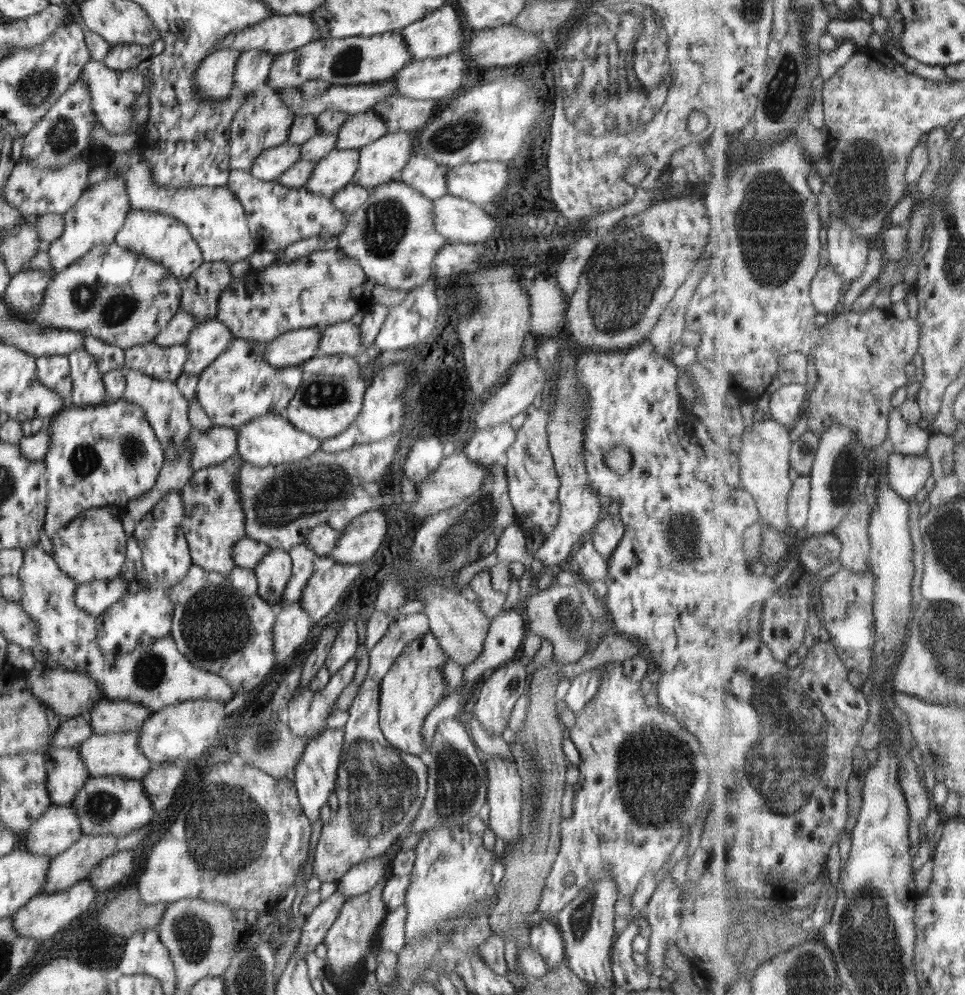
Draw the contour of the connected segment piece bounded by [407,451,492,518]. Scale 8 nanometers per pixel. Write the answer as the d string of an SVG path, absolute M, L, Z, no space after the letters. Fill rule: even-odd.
M464 451L459 454L452 454L449 457L443 457L439 469L433 472L423 482L416 482L418 490L418 500L414 506L407 511L412 517L429 517L431 514L448 510L452 506L458 506L464 502L471 494L474 494L478 488L485 485L491 472L490 467L483 467L474 461L471 461Z

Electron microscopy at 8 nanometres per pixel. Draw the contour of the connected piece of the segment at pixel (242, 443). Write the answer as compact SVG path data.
M283 414L260 416L245 422L244 426L238 426L237 432L237 454L242 460L251 465L266 467L270 465L292 464L301 462L321 450L321 440L298 430Z

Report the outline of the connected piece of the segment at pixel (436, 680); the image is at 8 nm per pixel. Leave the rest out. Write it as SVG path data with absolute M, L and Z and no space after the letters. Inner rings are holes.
M429 630L399 654L381 680L379 726L385 740L395 749L400 749L407 759L412 755L416 757L426 755L422 728L430 711L446 696L447 682L442 675L446 660L447 655Z

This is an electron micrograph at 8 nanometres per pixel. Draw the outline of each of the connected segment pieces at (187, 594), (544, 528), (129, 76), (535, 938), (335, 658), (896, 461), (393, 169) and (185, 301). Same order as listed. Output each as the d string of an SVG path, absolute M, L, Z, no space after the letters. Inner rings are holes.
M197 564L190 565L184 578L181 578L174 587L170 587L167 595L175 605L170 634L186 660L192 661L194 666L224 677L233 694L253 691L268 676L275 665L273 626L277 612L273 605L264 602L258 594L254 596L240 594L224 574L204 570Z
M532 403L524 411L527 412L527 417L517 430L515 441L506 451L506 459L503 461L509 499L514 507L516 524L520 526L522 533L525 536L542 533L547 538L556 529L557 522L560 520L558 491L561 482L549 449L546 430L548 414L541 410L537 411Z
M91 58L81 70L81 78L78 82L84 83L89 90L95 116L101 122L106 132L110 134L126 134L131 130L133 104L136 102L139 94L142 94L145 90L141 72L111 69L103 62Z
M545 917L541 923L531 927L530 945L546 959L551 970L566 960L561 931L551 918Z
M349 619L338 630L336 640L327 654L325 665L330 675L336 674L354 656L356 646L358 646L356 623Z
M895 452L890 456L889 462L892 484L894 488L907 499L918 496L918 494L926 488L926 484L930 482L932 475L935 474L935 464L929 452L924 453L923 456Z
M407 131L386 133L382 138L359 149L360 162L351 182L374 188L398 180L412 154L418 152L416 136Z
M204 262L185 280L180 280L180 309L188 312L194 322L204 323L216 318L222 290L232 283L228 262Z

